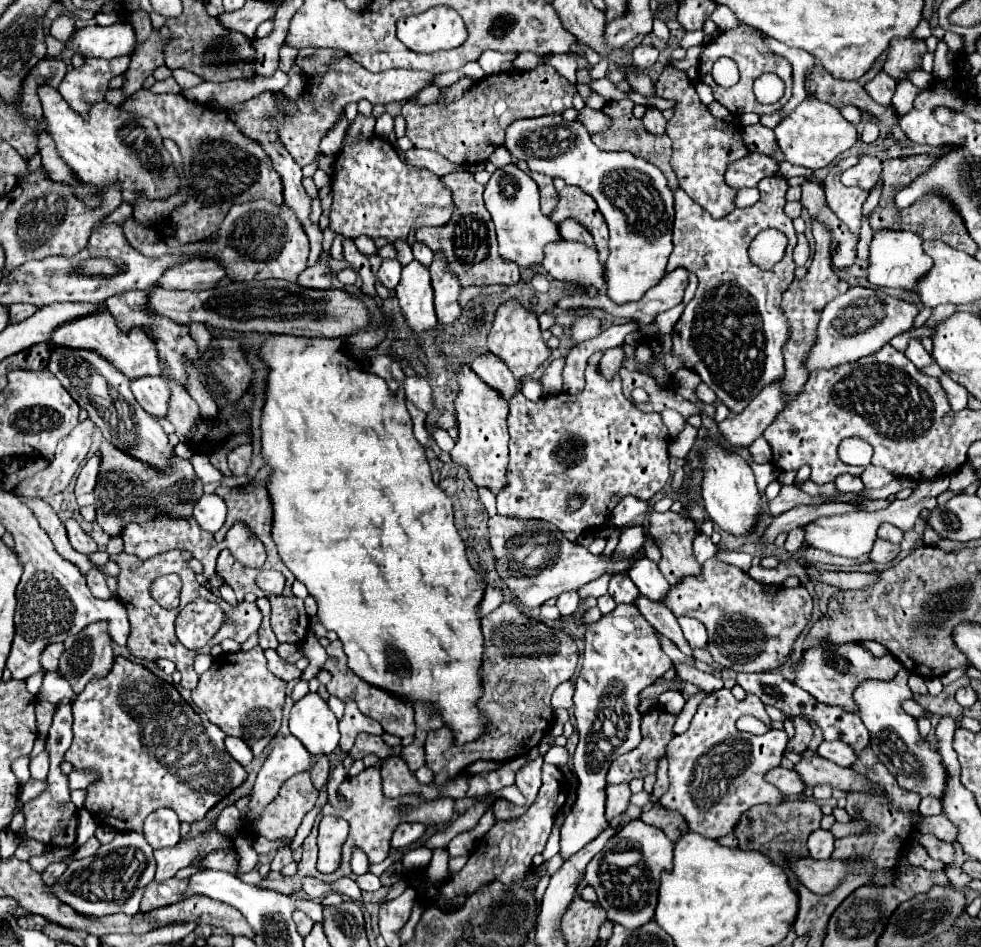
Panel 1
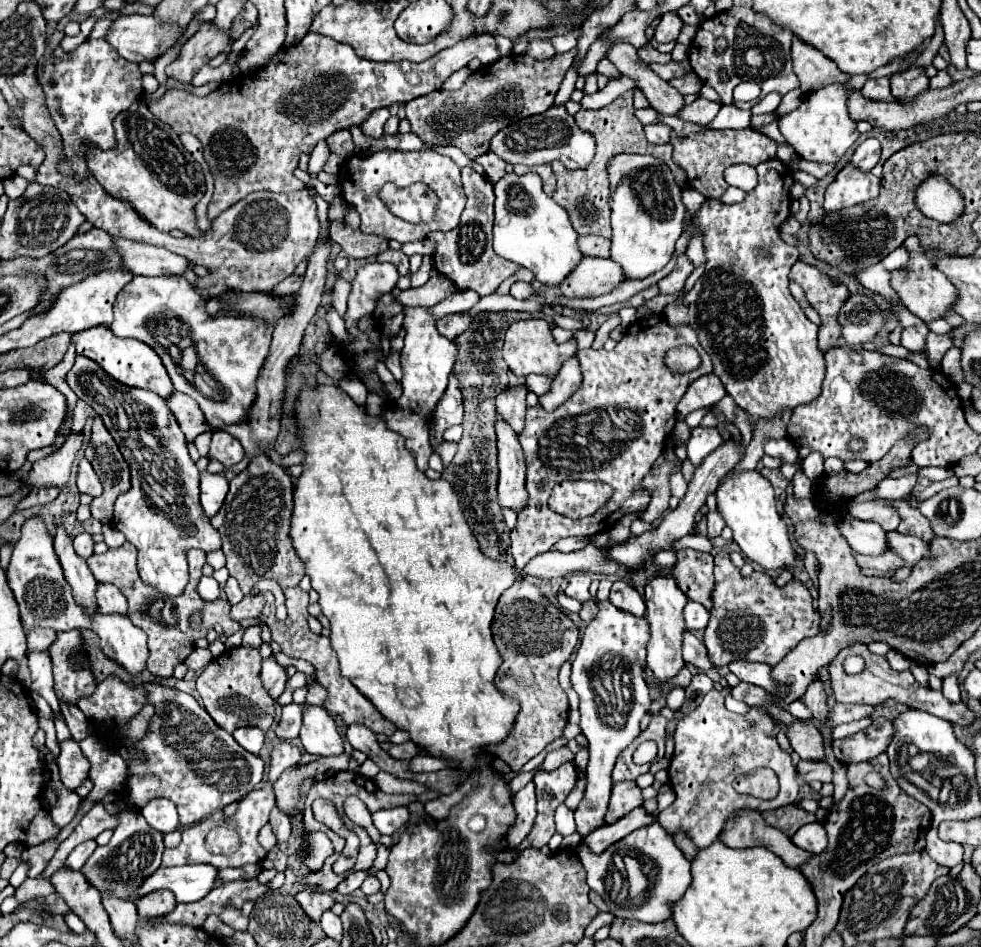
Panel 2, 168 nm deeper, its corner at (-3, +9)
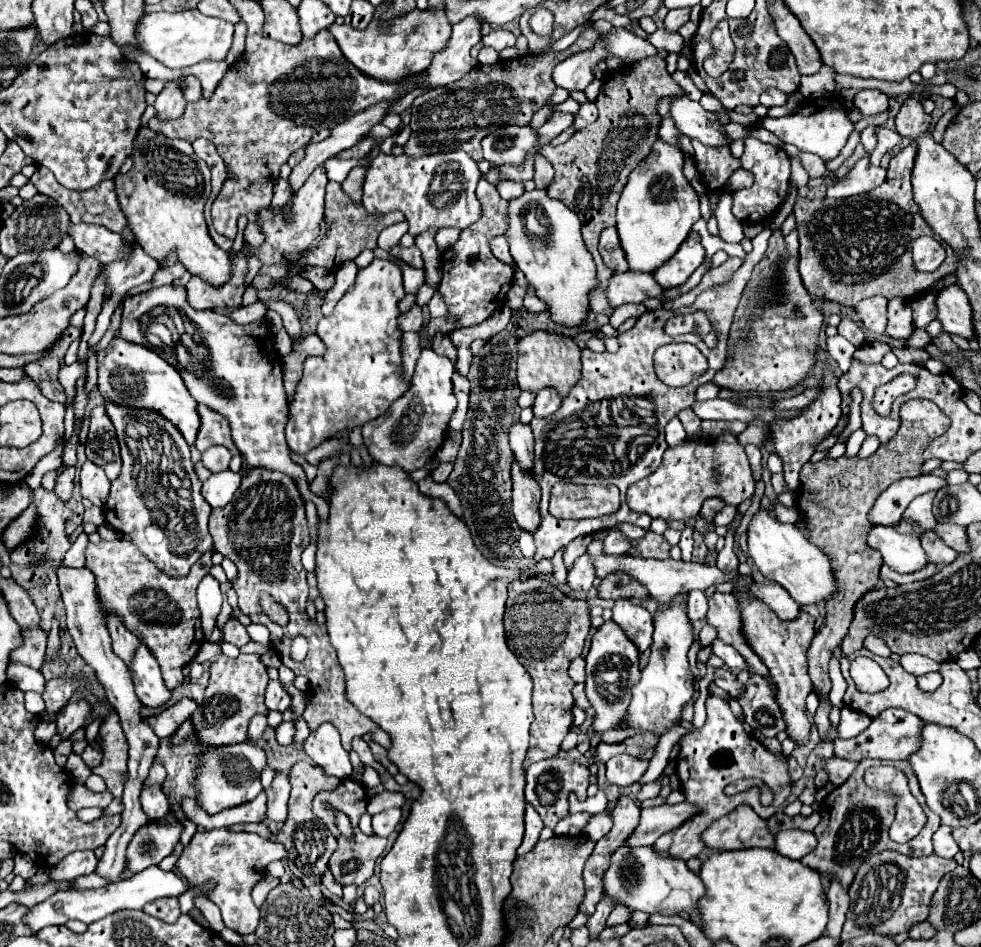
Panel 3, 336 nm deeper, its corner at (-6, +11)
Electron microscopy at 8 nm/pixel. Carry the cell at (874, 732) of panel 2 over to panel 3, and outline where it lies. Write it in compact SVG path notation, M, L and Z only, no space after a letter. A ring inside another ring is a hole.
M886 709L876 717L868 729L864 729L860 735L850 739L836 739L834 741L834 755L842 759L862 761L862 759L888 759L888 761L900 761L908 759L916 749L920 749L920 731L924 729L924 721L920 717L904 711L904 709Z

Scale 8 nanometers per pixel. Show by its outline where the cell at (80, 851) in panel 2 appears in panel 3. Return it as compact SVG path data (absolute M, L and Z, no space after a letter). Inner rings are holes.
M76 851L76 853L70 853L68 857L64 857L64 861L60 861L60 865L56 865L56 869L50 871L50 879L74 881L80 875L94 873L96 865L98 865L98 859L96 859L94 851Z

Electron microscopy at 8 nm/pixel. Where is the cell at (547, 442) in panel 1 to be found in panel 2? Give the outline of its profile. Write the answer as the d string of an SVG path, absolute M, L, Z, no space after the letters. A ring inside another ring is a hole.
M663 315L635 321L613 351L583 349L577 351L577 357L581 361L583 385L557 411L545 411L541 405L529 407L525 429L519 433L527 459L525 489L529 503L525 511L517 513L517 525L511 529L511 555L517 567L525 567L535 555L549 551L563 537L591 537L603 531L603 523L611 527L625 513L645 511L649 495L633 487L641 487L641 479L645 479L659 453L663 453L677 421L675 407L687 385L713 369L695 331L685 325L671 327ZM679 345L699 349L701 367L697 371L677 375L665 367L665 351ZM561 479L607 481L615 493L595 515L573 521L548 506L551 489Z

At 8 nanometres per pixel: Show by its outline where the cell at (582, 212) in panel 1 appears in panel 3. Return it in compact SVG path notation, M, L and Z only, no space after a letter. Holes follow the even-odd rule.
M646 57L642 61L624 65L618 71L610 71L600 87L596 105L598 105L598 119L576 131L564 145L558 147L542 147L540 153L552 163L556 175L552 185L548 185L546 193L552 199L562 201L568 209L572 209L582 221L582 237L592 253L596 267L598 267L598 289L590 295L592 311L602 315L612 315L614 307L608 303L606 285L612 277L612 271L604 265L596 245L600 233L616 223L616 203L620 193L628 181L628 173L636 169L644 157L648 157L652 145L658 139L660 129L660 115L656 111L656 103L666 97L682 93L682 87L674 83L674 79L666 71L666 61L662 57Z

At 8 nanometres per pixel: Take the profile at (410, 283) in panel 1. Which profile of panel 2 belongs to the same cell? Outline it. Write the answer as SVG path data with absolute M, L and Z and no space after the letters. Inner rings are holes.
M403 307L403 329L405 329L405 347L401 351L401 365L403 365L403 395L395 401L395 409L383 411L389 429L401 433L407 439L407 449L415 453L417 467L421 471L427 469L427 461L431 455L431 445L429 445L429 425L427 419L435 411L437 401L447 389L447 377L453 371L457 347L453 341L445 339L437 327L435 327L435 317L429 313L431 307Z

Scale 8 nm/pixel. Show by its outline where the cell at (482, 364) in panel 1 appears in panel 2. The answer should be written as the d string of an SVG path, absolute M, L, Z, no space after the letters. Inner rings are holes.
M509 385L495 399L497 413L515 429L515 433L519 433L525 423L525 409L527 409L525 393L527 393L525 385L515 385L515 387Z

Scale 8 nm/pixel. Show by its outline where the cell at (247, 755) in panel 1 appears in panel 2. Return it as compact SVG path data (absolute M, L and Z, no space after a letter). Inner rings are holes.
M243 727L243 729L237 729L237 731L233 733L233 739L235 739L243 749L247 749L249 753L259 755L259 751L261 751L261 747L263 747L265 735L263 735L263 731L261 731L259 727Z

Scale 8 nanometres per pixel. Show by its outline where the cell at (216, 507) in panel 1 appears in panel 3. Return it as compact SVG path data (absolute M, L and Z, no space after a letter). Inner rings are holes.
M232 471L212 473L202 485L202 497L210 503L210 507L224 507L232 501L236 489L240 487L240 479L242 475Z

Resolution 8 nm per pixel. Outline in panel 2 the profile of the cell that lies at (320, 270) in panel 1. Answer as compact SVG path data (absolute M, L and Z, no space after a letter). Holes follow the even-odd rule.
M291 275L291 277L283 279L279 285L275 285L273 293L275 295L283 295L283 297L285 295L295 295L299 291L301 283L303 283L303 275Z

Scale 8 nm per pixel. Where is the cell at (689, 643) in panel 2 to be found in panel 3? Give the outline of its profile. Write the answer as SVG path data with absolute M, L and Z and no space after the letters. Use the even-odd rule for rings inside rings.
M716 669L716 679L714 679L714 683L720 687L720 689L724 689L728 695L730 695L730 699L738 699L742 693L744 693L744 685L736 679L736 675L732 673L732 671L724 671L724 669Z

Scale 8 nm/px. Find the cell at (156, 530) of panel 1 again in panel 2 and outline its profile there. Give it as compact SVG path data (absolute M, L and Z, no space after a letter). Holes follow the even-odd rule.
M83 355L75 357L73 369L67 373L67 383L103 419L131 467L133 483L125 495L117 497L113 523L137 547L141 579L163 595L181 595L187 585L185 551L191 547L215 551L221 549L223 541L199 505L199 469L189 457L177 419L159 395L109 379L99 363Z

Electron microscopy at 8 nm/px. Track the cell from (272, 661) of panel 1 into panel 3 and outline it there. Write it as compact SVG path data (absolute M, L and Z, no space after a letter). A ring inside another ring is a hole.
M270 681L266 689L266 707L268 711L284 713L290 707L290 695L282 689L280 681Z

